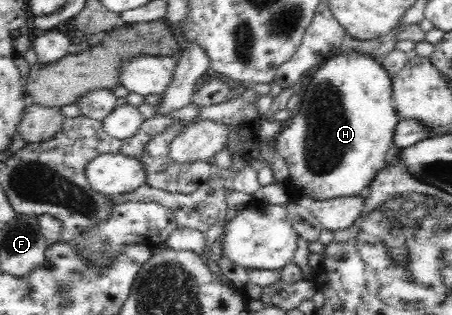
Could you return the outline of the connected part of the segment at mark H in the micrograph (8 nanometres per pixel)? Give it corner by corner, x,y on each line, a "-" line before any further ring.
355,51
340,52
326,59
314,76
307,79
301,103
273,143
280,159
288,165
286,181
290,200
310,197
324,201
362,195
376,174
387,166
387,153
394,144
395,127
400,119
392,99
392,80
376,59

